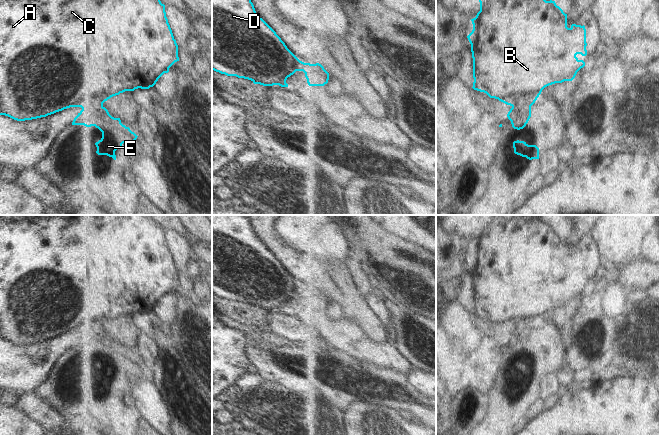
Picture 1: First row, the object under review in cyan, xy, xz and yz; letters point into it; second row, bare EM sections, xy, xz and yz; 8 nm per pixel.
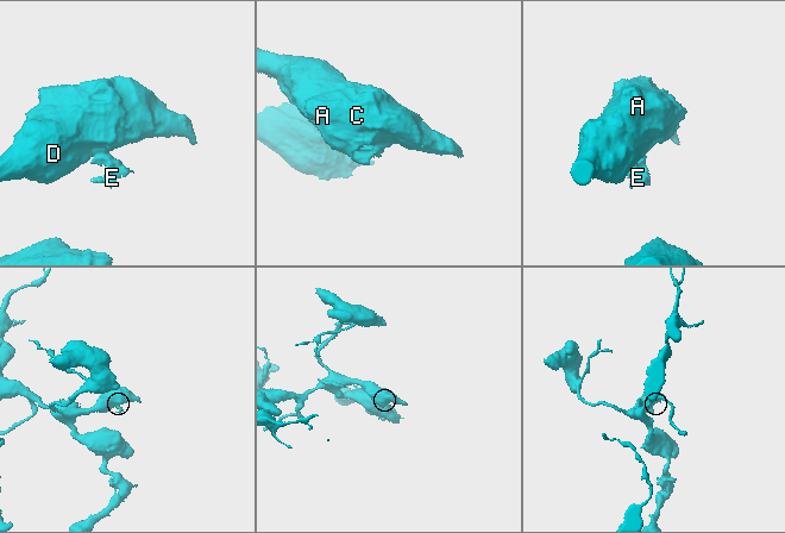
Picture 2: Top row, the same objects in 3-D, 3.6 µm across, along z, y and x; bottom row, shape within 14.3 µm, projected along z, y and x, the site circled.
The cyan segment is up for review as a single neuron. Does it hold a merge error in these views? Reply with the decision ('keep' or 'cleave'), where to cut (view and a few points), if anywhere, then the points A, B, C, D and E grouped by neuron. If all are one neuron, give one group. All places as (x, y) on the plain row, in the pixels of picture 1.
cleave; cut xy (102, 329), (96, 332), (82, 333); groups A B C D / E

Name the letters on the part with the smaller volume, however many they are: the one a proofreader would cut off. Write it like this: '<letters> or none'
E

